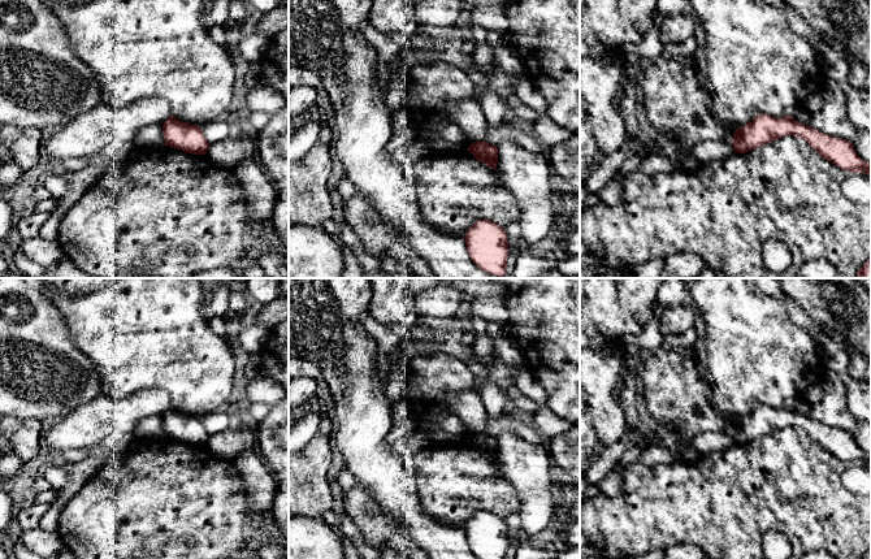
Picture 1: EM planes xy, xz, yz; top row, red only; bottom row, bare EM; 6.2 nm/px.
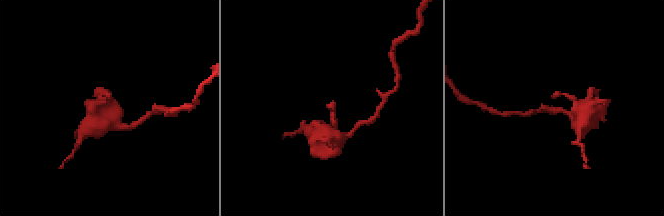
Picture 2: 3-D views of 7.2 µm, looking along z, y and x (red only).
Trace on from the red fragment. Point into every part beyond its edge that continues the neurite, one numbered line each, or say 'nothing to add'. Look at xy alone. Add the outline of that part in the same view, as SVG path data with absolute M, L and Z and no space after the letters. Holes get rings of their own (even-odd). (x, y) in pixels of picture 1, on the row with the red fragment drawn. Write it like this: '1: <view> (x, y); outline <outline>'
nothing to add

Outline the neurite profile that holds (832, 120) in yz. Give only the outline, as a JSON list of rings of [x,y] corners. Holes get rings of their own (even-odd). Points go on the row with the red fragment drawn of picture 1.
[[[826,79],[822,88],[823,107],[812,113],[809,126],[833,138],[853,143],[857,155],[871,162],[871,133],[855,127],[848,118],[845,92],[832,79]]]

